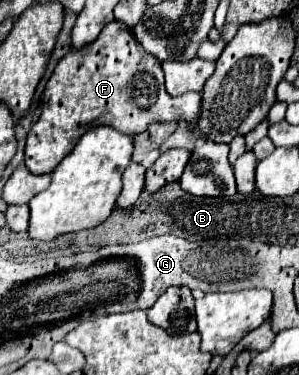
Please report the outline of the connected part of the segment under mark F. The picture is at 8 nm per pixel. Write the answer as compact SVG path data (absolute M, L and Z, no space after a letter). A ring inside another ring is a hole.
M111 23L105 25L99 37L87 47L69 51L49 77L43 93L43 113L27 135L25 165L31 173L51 173L61 159L73 151L77 139L87 129L99 125L109 125L121 133L129 133L131 137L147 131L151 123L187 121L191 127L197 125L201 115L201 95L191 91L171 97L163 85L161 63L149 53L141 55L133 67L117 67L117 63L109 63L109 55L105 55L109 31Z

